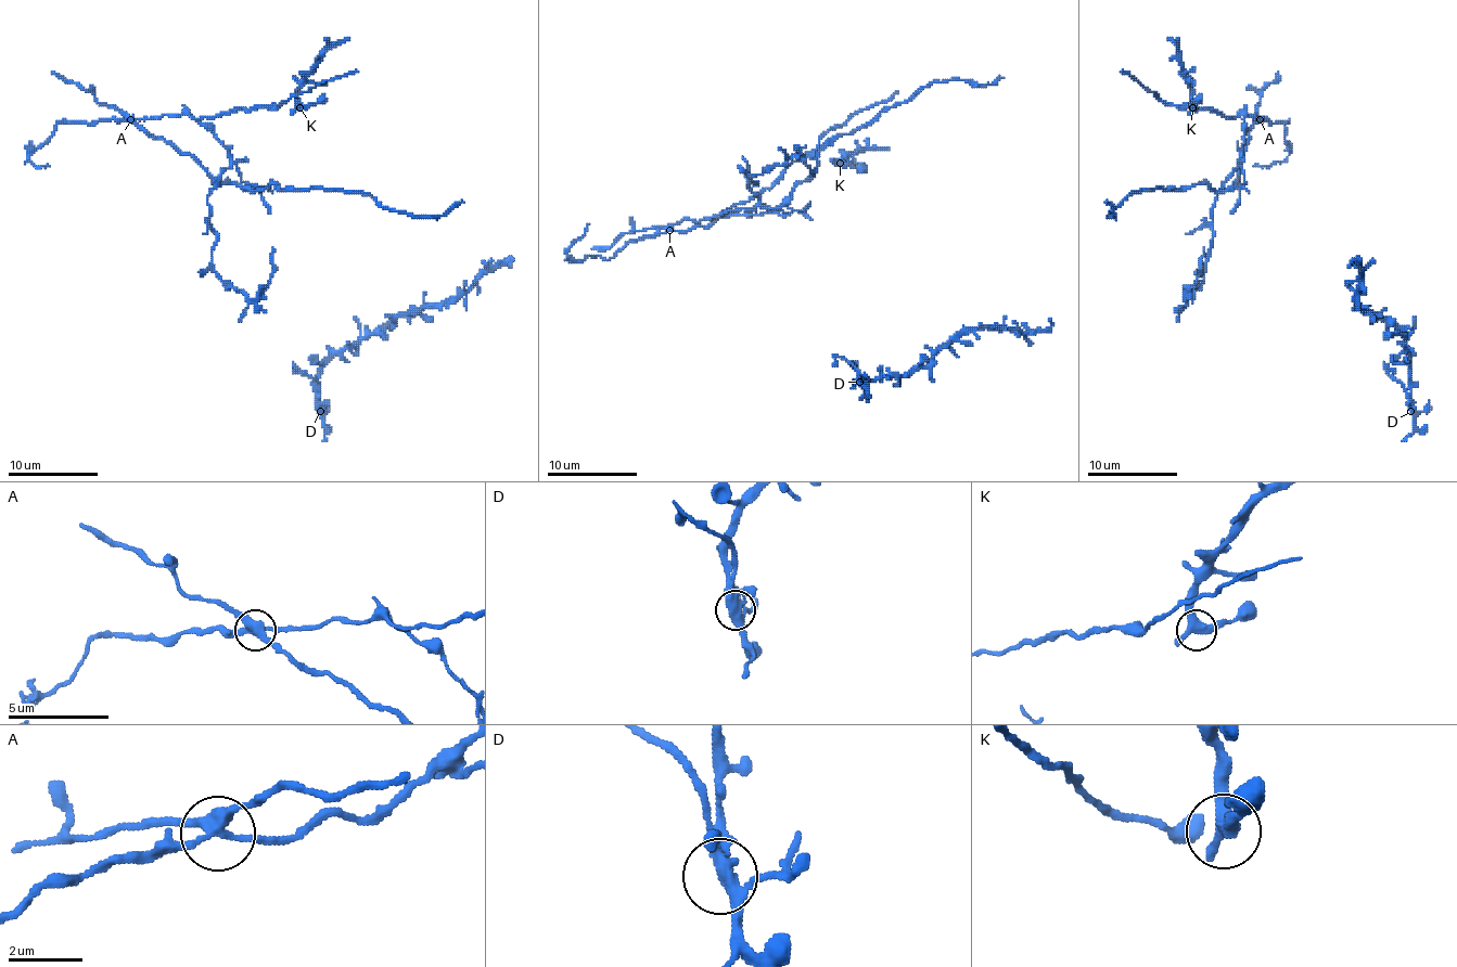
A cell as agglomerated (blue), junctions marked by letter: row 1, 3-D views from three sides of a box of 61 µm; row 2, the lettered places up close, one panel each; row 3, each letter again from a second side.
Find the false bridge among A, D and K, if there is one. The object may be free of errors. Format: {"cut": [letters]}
{"cut": ["A"]}

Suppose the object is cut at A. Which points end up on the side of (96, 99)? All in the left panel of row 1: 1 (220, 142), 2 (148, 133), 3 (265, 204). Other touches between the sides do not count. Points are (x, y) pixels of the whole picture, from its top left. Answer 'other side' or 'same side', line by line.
1: other side
2: same side
3: other side

